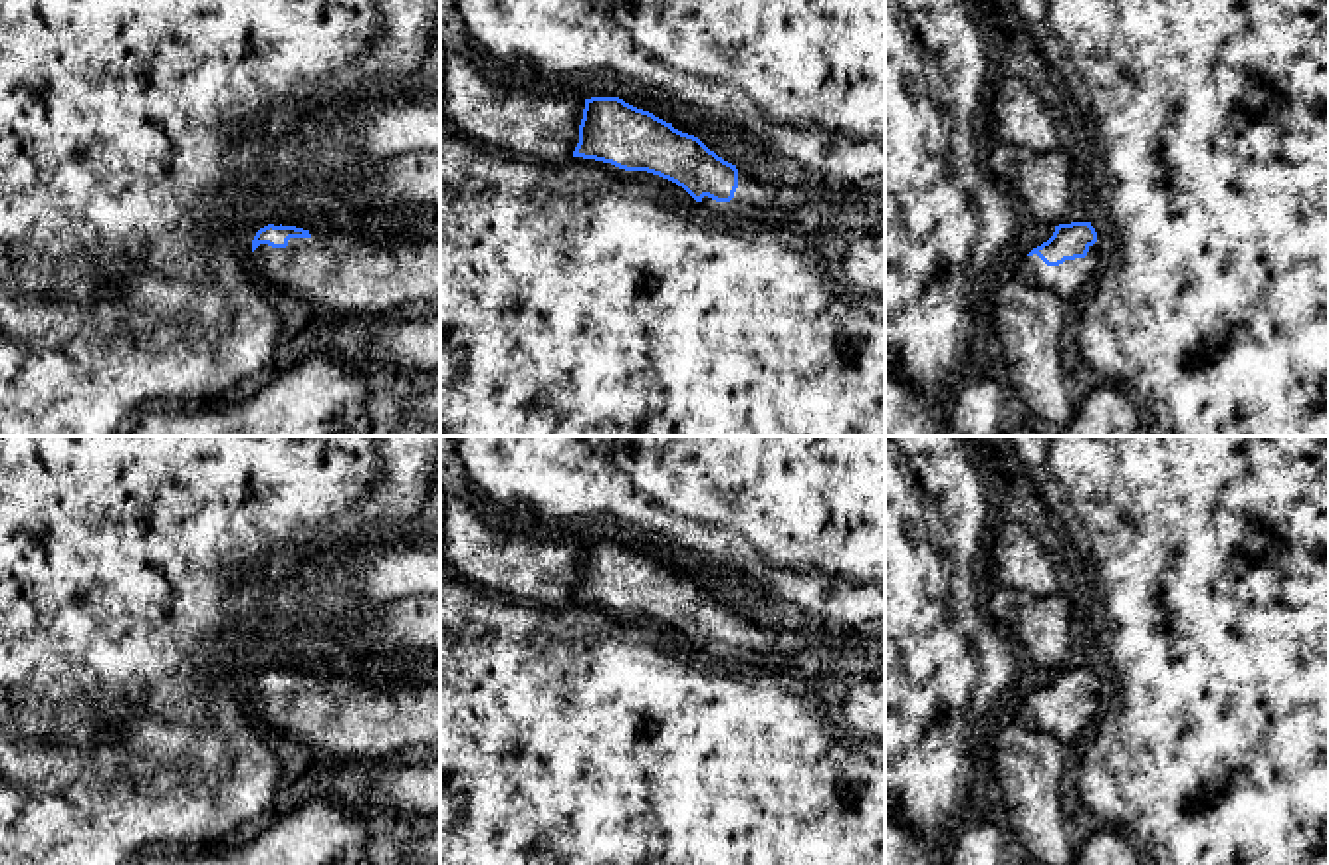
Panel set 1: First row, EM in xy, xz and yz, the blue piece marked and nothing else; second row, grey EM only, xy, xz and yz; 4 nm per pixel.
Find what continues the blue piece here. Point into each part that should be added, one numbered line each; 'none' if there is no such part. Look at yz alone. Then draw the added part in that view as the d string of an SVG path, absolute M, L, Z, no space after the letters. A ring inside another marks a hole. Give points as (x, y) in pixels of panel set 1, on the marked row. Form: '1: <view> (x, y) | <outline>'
1: yz (1070, 278) | M1097 242L1089 246L1085 258L1065 260L1059 266L1047 266L1037 254L1026 256L1018 268L1016 280L1029 286L1047 288L1067 304L1093 282L1097 258Z

